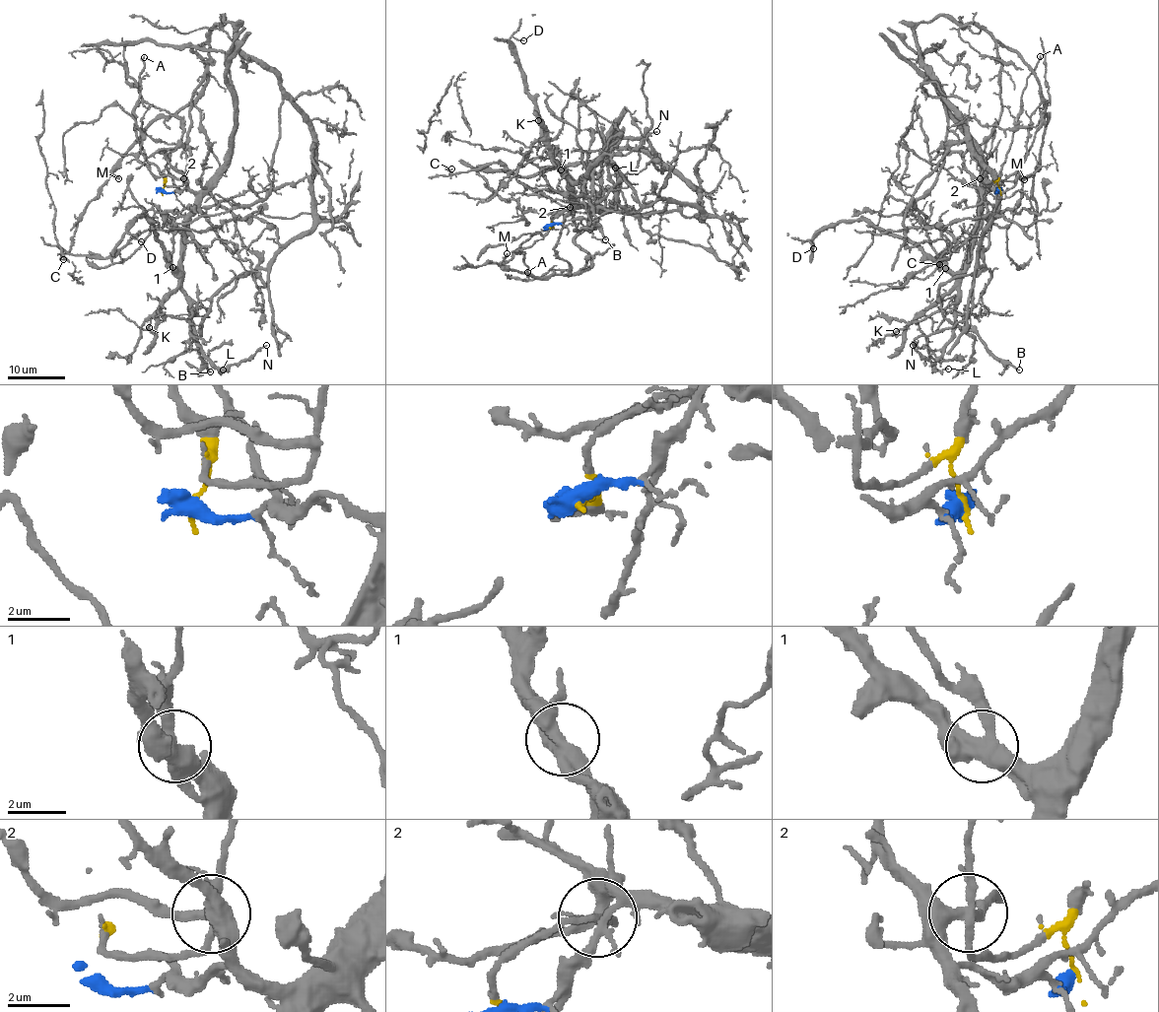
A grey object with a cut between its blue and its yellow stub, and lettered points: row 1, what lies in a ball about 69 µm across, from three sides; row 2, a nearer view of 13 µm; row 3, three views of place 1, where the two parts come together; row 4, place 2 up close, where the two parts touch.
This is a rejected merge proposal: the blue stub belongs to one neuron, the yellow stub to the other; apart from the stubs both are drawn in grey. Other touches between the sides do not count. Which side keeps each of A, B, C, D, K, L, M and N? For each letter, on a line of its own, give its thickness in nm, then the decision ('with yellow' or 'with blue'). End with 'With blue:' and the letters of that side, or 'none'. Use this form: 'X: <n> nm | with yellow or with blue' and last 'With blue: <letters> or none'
A: 200 nm | with yellow
B: 190 nm | with blue
C: 160 nm | with blue
D: 150 nm | with blue
K: 160 nm | with blue
L: 150 nm | with blue
M: 220 nm | with yellow
N: 140 nm | with blue
With blue: B, C, D, K, L, N

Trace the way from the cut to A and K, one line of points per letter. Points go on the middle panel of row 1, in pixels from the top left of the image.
A: (549, 228), (519, 245), (528, 272)
K: (549, 228), (572, 206), (582, 205), (552, 157), (546, 126), (537, 120)

